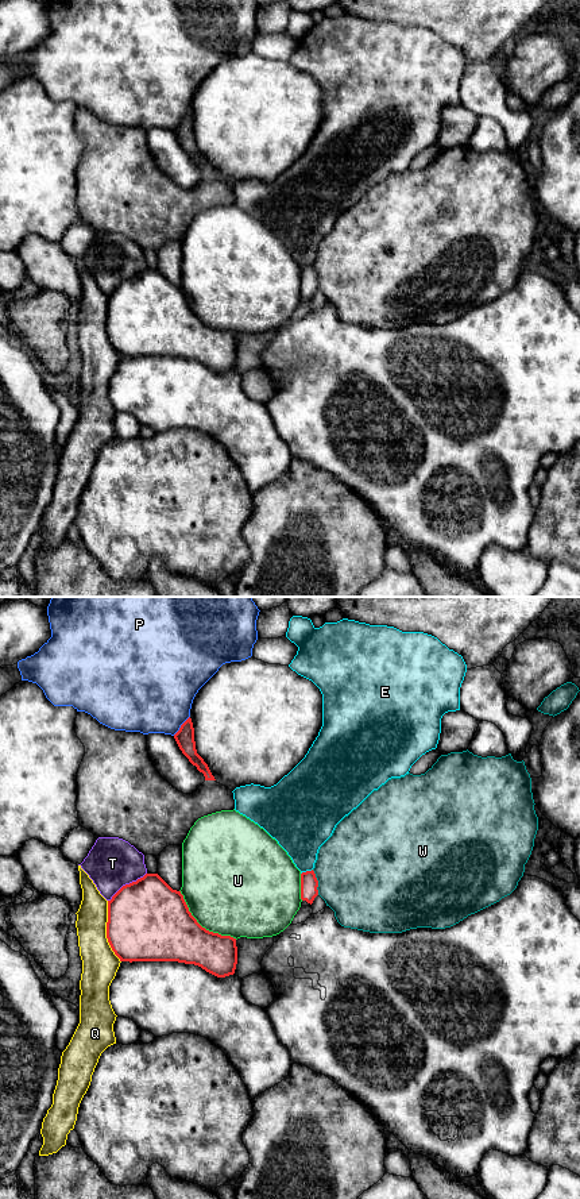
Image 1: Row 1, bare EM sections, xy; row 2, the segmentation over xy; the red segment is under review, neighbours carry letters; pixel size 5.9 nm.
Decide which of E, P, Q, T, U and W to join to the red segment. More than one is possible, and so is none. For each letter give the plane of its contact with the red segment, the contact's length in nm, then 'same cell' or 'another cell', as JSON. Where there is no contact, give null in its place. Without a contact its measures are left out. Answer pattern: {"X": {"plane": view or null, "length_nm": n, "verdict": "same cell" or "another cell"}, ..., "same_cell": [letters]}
{"E": {"plane": "xy", "length_nm": 80, "verdict": "another cell"}, "P": {"plane": "xy", "length_nm": 160, "verdict": "another cell"}, "Q": {"plane": "xy", "length_nm": 380, "verdict": "another cell"}, "T": {"plane": "xy", "length_nm": 280, "verdict": "another cell"}, "U": {"plane": "xy", "length_nm": 460, "verdict": "another cell"}, "W": {"plane": "xy", "length_nm": 160, "verdict": "another cell"}, "same_cell": []}

